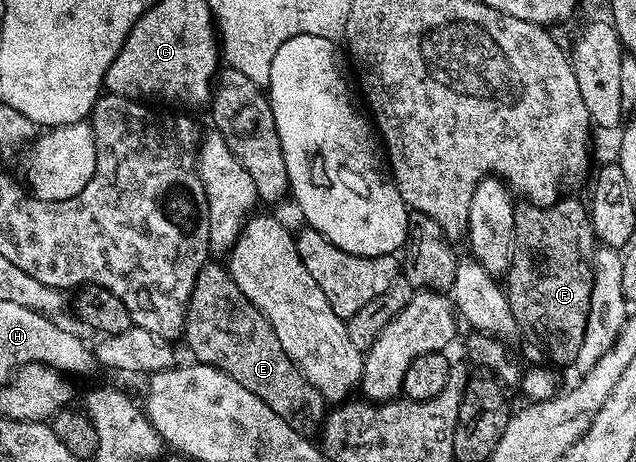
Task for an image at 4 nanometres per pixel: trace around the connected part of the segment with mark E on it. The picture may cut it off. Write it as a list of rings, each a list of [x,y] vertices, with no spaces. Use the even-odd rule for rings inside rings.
[[[208,261],[202,266],[188,301],[184,340],[194,354],[191,356],[199,363],[220,369],[232,381],[240,381],[248,393],[256,393],[272,413],[280,413],[297,431],[317,432],[328,411],[326,400],[304,378],[288,353],[284,353],[262,310],[240,293],[229,270],[214,262],[218,261]]]

